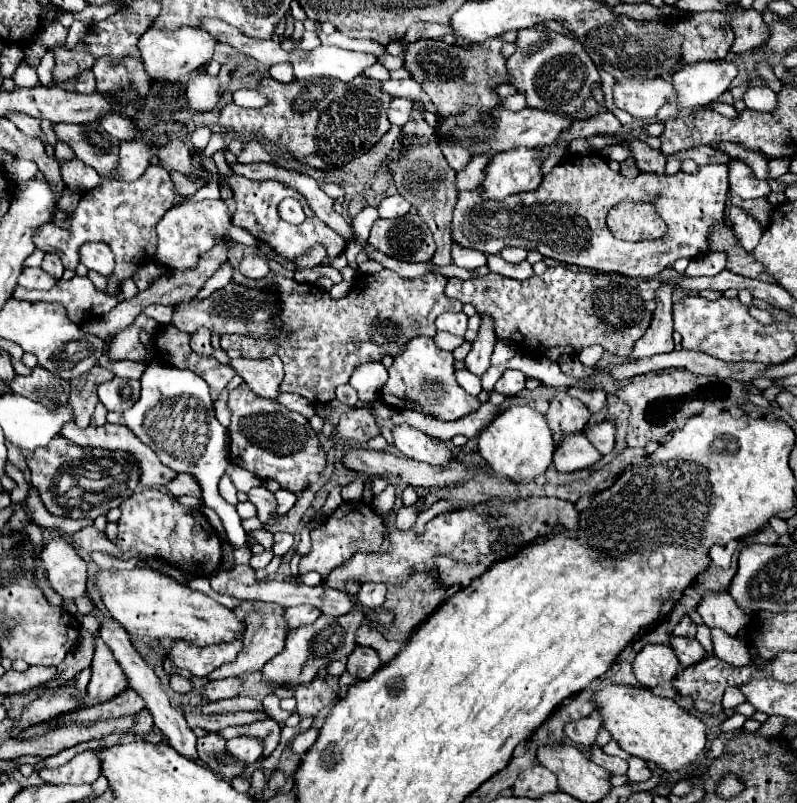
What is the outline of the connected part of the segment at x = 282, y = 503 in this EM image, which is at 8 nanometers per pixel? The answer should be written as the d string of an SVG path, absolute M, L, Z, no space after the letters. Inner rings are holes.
M278 490L276 492L276 500L278 500L278 514L274 518L270 518L268 524L274 524L278 518L282 518L296 504L296 494L294 492L286 492L286 490Z

